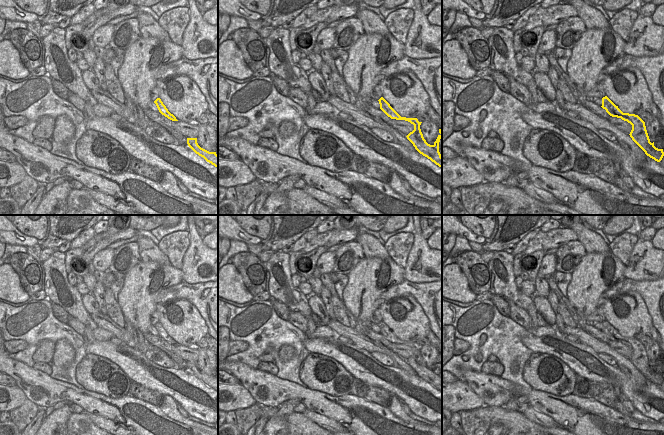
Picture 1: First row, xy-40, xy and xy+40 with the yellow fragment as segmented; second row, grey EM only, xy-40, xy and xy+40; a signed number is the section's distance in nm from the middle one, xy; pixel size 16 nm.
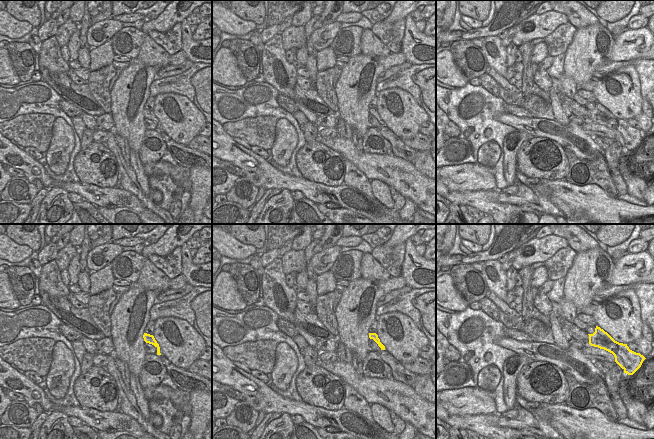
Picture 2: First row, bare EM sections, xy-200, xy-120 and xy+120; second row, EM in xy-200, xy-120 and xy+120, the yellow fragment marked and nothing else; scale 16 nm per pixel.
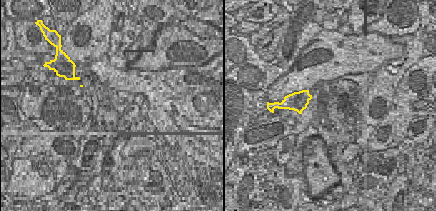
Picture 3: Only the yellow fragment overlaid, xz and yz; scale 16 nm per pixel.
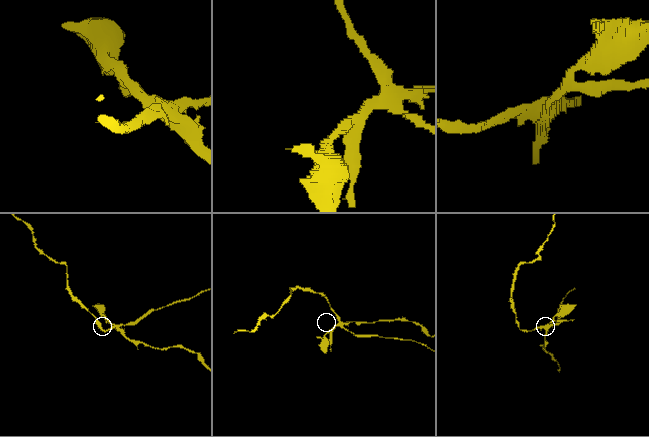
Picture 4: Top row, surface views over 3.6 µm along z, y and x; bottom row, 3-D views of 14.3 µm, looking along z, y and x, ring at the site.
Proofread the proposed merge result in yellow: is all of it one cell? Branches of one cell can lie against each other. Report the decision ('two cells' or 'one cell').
two cells

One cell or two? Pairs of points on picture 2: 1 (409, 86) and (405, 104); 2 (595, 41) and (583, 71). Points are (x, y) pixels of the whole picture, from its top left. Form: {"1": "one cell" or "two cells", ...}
{"1": "two cells", "2": "one cell"}

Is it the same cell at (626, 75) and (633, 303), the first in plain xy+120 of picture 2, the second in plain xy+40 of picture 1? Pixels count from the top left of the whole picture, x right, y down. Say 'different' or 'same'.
same

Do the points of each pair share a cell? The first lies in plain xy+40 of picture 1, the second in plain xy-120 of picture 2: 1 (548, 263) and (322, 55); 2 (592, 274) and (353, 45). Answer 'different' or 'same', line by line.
1: different
2: different

